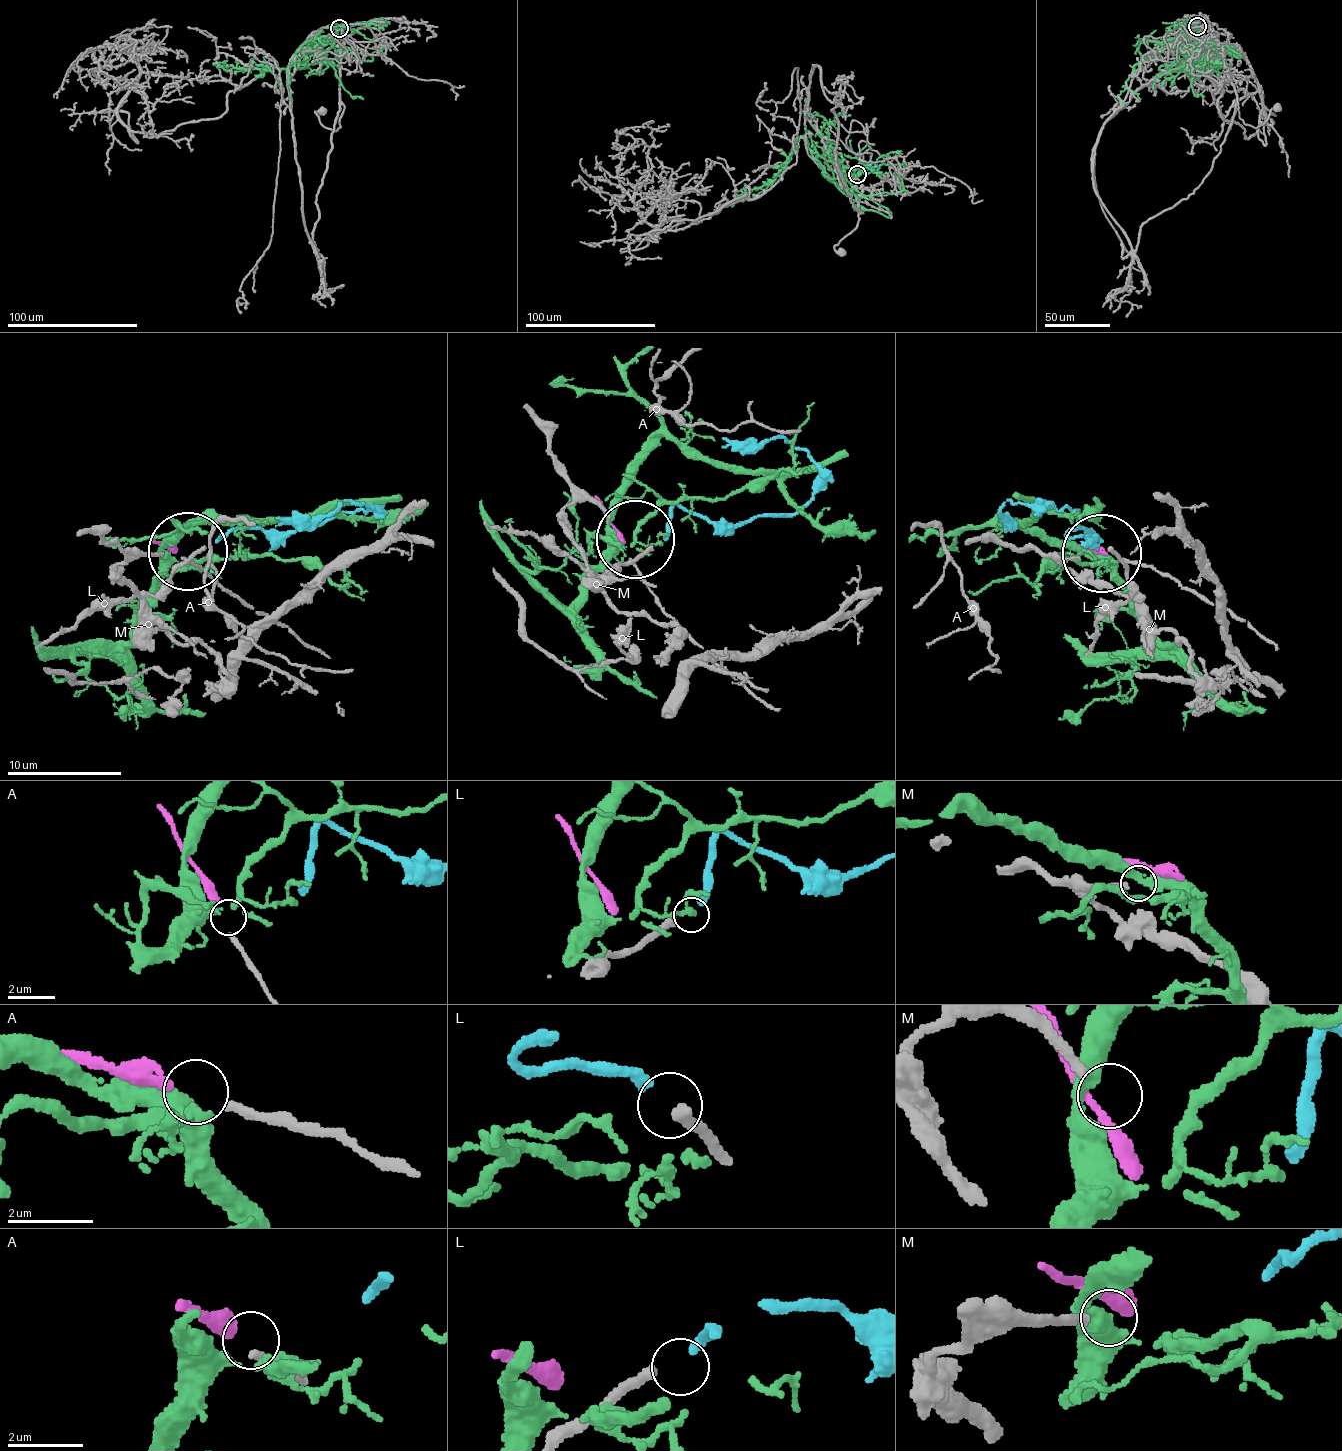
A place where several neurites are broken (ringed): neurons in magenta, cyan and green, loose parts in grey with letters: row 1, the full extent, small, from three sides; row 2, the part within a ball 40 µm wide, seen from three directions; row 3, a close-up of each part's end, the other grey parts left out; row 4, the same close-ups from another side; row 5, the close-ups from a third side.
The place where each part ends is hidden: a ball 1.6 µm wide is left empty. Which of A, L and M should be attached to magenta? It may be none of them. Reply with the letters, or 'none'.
A

